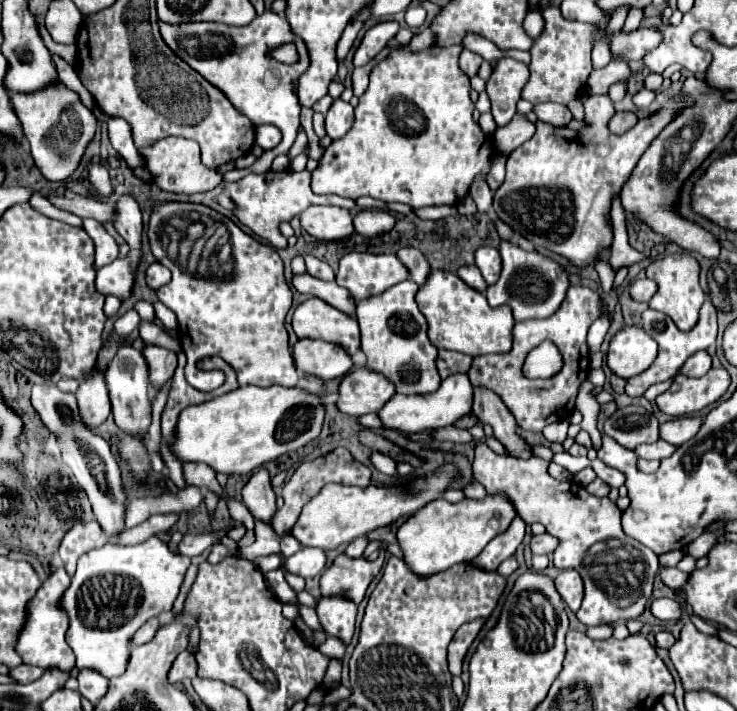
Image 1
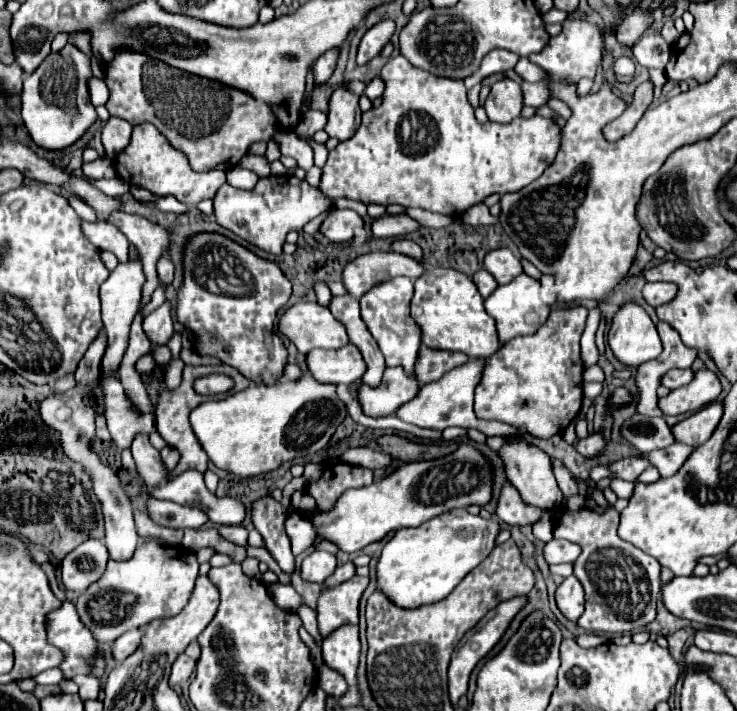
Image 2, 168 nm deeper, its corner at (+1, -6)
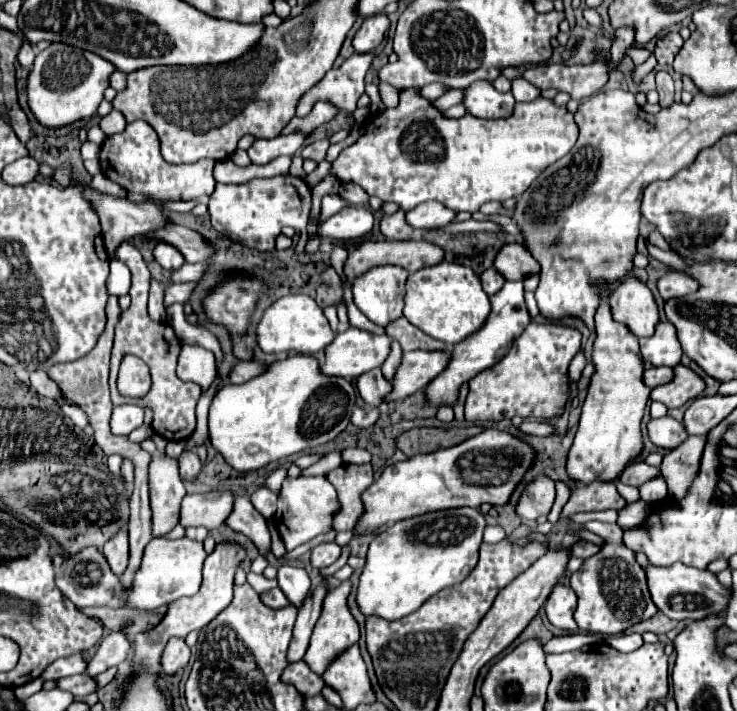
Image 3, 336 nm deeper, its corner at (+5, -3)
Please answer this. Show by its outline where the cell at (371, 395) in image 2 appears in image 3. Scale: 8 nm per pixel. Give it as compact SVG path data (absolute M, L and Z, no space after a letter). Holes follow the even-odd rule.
M408 351L404 353L402 365L396 371L396 377L392 381L394 391L390 393L390 401L406 399L412 393L424 389L436 375L444 371L444 365L448 365L450 351Z

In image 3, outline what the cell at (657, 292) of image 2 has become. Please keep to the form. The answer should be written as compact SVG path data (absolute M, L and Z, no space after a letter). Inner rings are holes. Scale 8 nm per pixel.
M666 273L660 281L658 281L658 291L662 295L662 299L672 299L672 297L684 297L694 293L696 289L700 289L700 283L694 277L688 277L686 273Z

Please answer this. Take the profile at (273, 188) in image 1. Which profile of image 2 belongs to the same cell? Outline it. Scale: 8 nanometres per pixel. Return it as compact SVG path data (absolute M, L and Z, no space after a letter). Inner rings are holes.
M292 174L260 178L252 190L240 190L224 184L214 196L214 214L218 224L270 254L282 254L282 246L290 230L302 230L306 222L332 210L334 202L330 202L318 188Z

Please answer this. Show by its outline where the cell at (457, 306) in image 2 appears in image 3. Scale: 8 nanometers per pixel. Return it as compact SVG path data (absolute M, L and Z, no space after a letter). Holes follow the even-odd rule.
M442 261L434 267L410 273L404 295L404 317L430 337L456 345L470 333L482 327L490 313L490 299L480 285L480 277L458 263Z

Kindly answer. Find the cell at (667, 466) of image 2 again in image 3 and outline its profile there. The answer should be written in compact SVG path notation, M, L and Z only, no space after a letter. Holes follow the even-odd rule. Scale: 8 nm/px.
M688 437L682 445L668 451L664 455L664 461L660 465L662 477L668 483L668 493L676 499L684 497L688 493L688 485L692 485L698 469L700 469L700 457L704 451L706 437Z

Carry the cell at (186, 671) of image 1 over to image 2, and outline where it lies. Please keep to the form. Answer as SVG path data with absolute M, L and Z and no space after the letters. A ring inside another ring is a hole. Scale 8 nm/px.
M182 654L182 656L174 662L174 666L172 666L170 686L176 686L176 684L180 684L180 682L186 682L186 680L192 676L194 666L196 666L196 662L194 662L192 658L188 658L186 654Z

